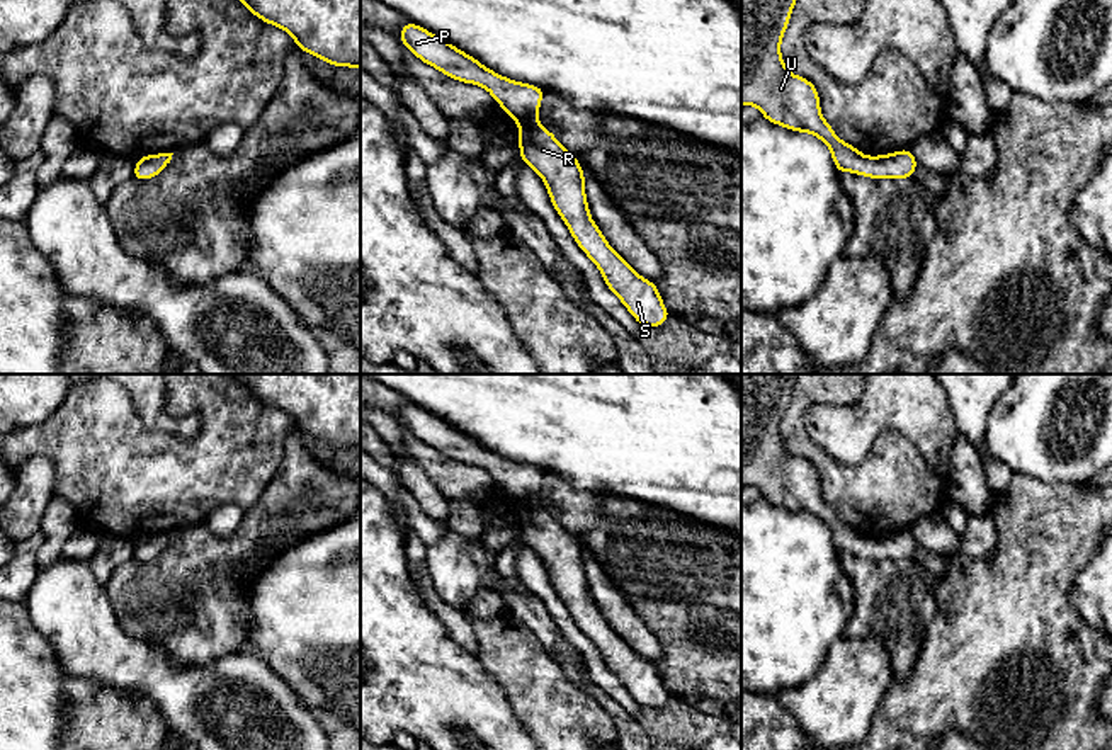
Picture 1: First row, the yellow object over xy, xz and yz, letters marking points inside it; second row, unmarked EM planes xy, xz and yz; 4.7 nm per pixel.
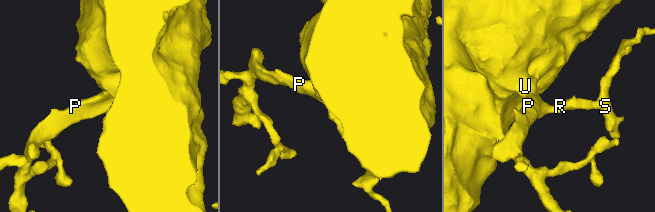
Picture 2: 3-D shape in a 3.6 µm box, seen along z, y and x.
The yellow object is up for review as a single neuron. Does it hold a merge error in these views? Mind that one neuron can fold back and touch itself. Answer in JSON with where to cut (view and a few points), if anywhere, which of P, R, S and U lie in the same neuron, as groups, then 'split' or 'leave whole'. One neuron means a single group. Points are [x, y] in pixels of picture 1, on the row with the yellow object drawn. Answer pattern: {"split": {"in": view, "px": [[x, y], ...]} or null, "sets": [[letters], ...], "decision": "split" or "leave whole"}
{"split": null, "sets": [["P", "R", "S", "U"]], "decision": "leave whole"}

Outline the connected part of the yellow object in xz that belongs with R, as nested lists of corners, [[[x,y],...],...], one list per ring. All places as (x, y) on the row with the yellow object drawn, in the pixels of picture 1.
[[[406,22],[400,41],[418,60],[462,83],[486,88],[500,107],[519,124],[520,160],[534,168],[547,187],[551,204],[566,223],[573,240],[599,267],[607,287],[621,299],[641,327],[661,327],[670,313],[655,282],[641,277],[609,245],[593,223],[585,173],[556,136],[537,121],[544,88],[520,83],[483,66],[476,58],[427,29]]]

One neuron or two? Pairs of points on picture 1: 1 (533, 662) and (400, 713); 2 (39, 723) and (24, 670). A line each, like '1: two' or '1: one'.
1: two
2: one

